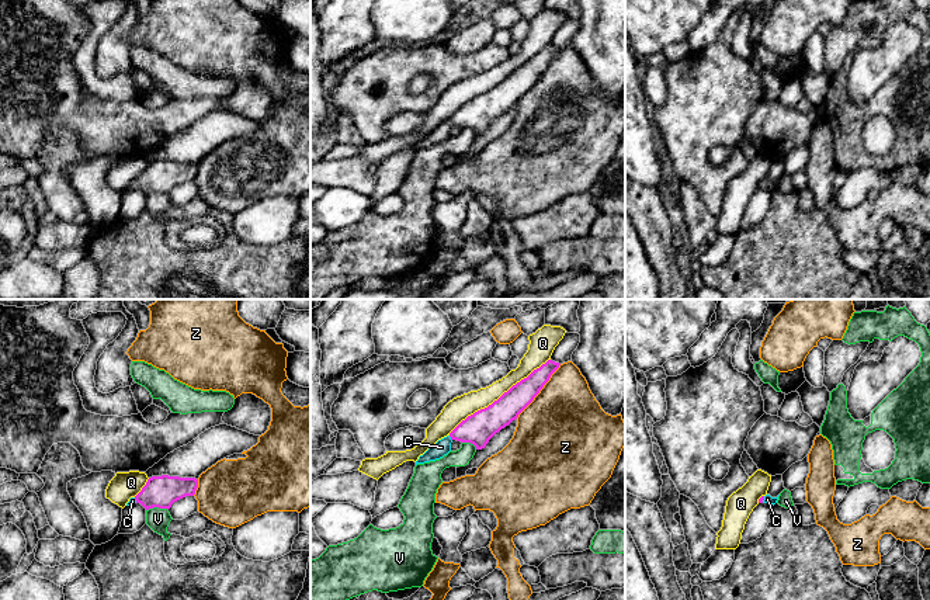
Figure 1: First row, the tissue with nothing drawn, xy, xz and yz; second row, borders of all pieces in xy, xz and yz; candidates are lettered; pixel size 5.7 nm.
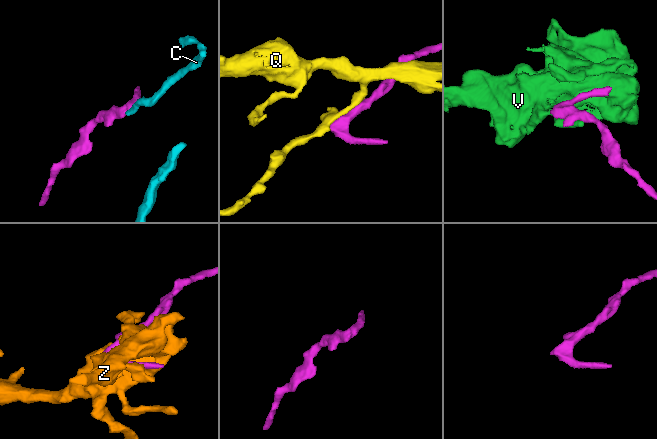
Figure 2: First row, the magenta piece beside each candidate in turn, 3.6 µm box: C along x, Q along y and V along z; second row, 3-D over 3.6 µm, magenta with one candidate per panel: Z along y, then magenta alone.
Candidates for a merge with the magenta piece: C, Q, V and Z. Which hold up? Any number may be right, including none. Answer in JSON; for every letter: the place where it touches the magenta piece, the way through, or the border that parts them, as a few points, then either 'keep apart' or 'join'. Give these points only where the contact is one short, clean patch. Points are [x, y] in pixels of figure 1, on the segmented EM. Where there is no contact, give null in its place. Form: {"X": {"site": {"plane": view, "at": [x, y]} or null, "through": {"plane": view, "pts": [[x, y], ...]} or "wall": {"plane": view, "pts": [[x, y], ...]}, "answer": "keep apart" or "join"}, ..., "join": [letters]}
{"C": {"site": {"plane": "xz", "at": [451, 439]}, "through": {"plane": "xz", "pts": [[478, 429], [457, 433], [451, 439], [441, 447]]}, "answer": "join"}, "Q": {"site": {"plane": "xz", "at": [500, 396]}, "answer": "keep apart"}, "V": {"site": {"plane": "xy", "at": [156, 506]}, "answer": "keep apart"}, "Z": {"site": {"plane": "xz", "at": [540, 389]}, "answer": "keep apart"}, "join": ["C"]}

